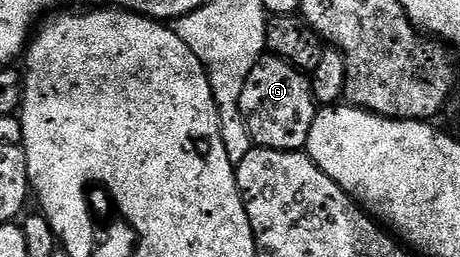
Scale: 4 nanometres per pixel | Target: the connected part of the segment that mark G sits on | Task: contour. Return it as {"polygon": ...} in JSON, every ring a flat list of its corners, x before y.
{"polygon":[[264,54,257,65,253,65,249,81,245,81,245,89,241,93,241,113,254,146,278,151,303,151,317,114,310,78,281,56]]}

